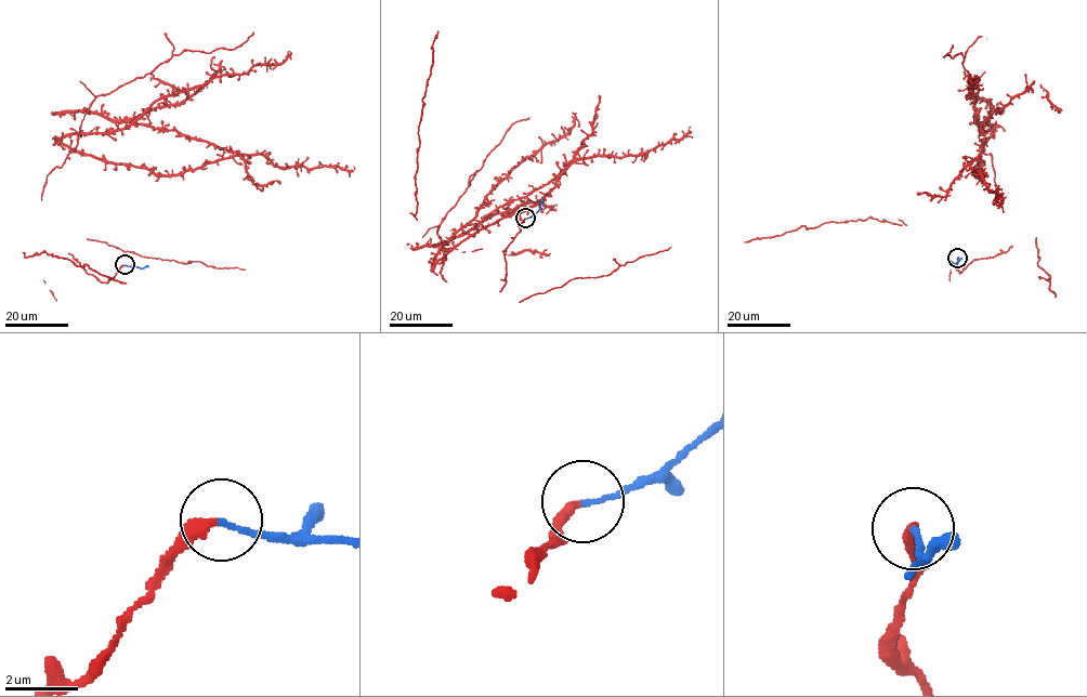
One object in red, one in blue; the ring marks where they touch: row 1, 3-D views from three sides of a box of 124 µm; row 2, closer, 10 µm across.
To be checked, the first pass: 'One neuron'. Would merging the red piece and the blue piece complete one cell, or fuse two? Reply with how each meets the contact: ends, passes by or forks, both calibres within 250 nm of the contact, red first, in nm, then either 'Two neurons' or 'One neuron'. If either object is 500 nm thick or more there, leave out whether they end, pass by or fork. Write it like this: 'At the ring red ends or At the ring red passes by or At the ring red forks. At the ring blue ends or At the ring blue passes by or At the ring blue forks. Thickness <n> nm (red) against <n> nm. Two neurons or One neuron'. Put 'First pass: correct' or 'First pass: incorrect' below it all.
At the ring red ends. At the ring blue ends. Thickness 320 nm (red) against 140 nm. Two neurons
First pass: incorrect

